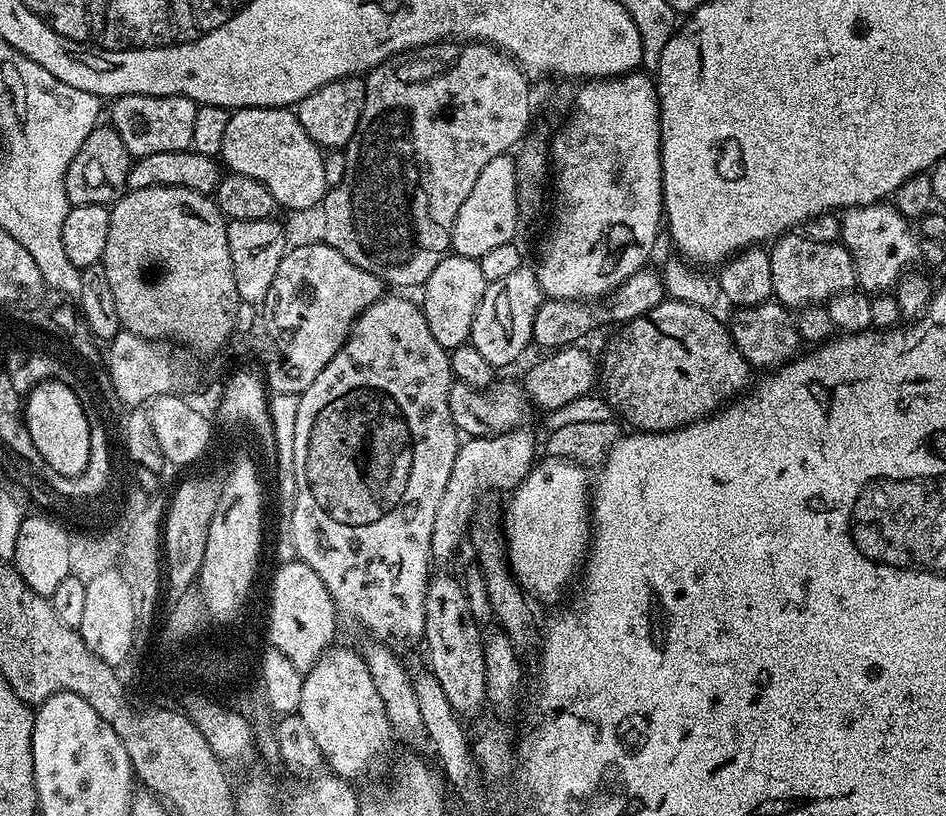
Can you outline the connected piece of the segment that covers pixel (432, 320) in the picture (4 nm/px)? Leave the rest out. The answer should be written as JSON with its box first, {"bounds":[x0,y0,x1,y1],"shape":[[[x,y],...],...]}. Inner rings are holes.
{"bounds":[422,254,489,350],"shape":[[[449,254],[442,262],[438,262],[438,266],[434,266],[434,274],[430,274],[428,281],[422,285],[422,311],[430,326],[430,334],[434,334],[434,342],[438,342],[445,350],[469,343],[474,314],[478,314],[482,294],[488,289],[489,283],[489,280],[482,278],[479,260]]]}

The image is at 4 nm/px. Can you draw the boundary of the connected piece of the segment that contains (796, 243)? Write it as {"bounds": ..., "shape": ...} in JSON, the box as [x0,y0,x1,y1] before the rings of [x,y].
{"bounds":[770,234,857,310],"shape":[[[785,234],[771,245],[770,274],[775,299],[789,310],[807,308],[810,304],[824,304],[831,296],[857,287],[854,258],[843,243],[822,242],[807,234]]]}

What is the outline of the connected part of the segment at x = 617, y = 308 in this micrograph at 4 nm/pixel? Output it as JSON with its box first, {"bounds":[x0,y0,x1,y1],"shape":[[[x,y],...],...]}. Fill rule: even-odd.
{"bounds":[532,266,666,350],"shape":[[[652,266],[639,268],[626,282],[622,282],[613,292],[599,299],[588,300],[554,300],[545,299],[540,305],[538,314],[534,318],[532,339],[535,347],[559,350],[583,341],[582,338],[591,328],[599,324],[616,324],[623,326],[628,321],[646,316],[654,306],[658,306],[666,299],[666,280],[660,272],[656,273]]]}

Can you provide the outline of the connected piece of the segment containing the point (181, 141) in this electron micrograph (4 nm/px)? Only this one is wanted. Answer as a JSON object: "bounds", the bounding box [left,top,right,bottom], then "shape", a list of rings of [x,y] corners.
{"bounds":[111,94,196,158],"shape":[[[130,94],[118,96],[111,101],[112,127],[122,138],[122,146],[126,146],[129,156],[139,158],[146,154],[159,154],[161,150],[189,151],[194,138],[194,118],[196,105],[185,96],[147,96],[146,94]]]}

